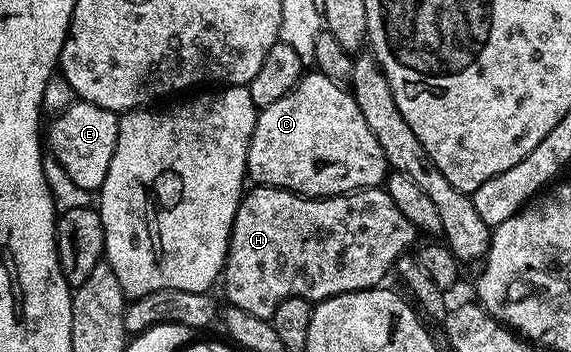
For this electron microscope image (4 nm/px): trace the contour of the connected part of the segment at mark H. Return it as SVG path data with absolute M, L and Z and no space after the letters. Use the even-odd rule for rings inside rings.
M253 186L242 195L233 219L229 256L223 273L225 296L232 307L247 310L247 314L255 314L255 318L272 321L275 306L287 298L316 302L378 287L384 281L381 279L394 271L397 259L418 243L417 239L419 233L415 225L399 214L399 206L391 202L388 192L381 186L320 198L303 196L285 188Z

